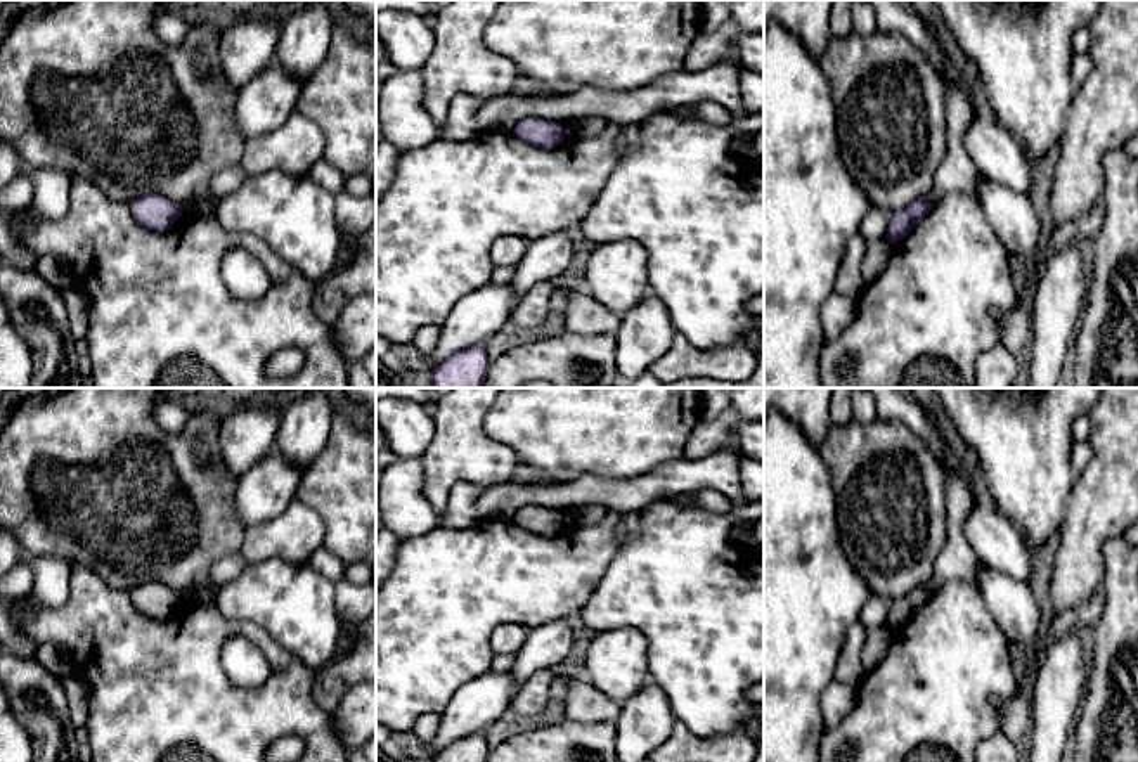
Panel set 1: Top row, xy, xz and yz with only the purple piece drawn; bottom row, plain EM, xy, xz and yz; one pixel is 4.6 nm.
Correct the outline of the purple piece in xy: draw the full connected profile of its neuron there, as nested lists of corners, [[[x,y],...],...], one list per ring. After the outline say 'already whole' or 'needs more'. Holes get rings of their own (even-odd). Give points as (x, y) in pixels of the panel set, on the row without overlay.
[[[151,580],[133,587],[130,599],[140,613],[165,620],[182,604],[184,596],[161,582]]] | already whole

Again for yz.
[[[925,584],[915,587],[904,597],[892,599],[887,617],[887,629],[896,632],[906,625],[911,617],[934,596],[935,592],[928,591]]] | already whole

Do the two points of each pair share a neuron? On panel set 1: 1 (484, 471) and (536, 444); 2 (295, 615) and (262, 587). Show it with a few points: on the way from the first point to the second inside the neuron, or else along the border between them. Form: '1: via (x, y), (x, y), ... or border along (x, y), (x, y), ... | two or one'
1: border along (484, 428), (522, 459) | two
2: via (286, 607), (271, 594) | one

